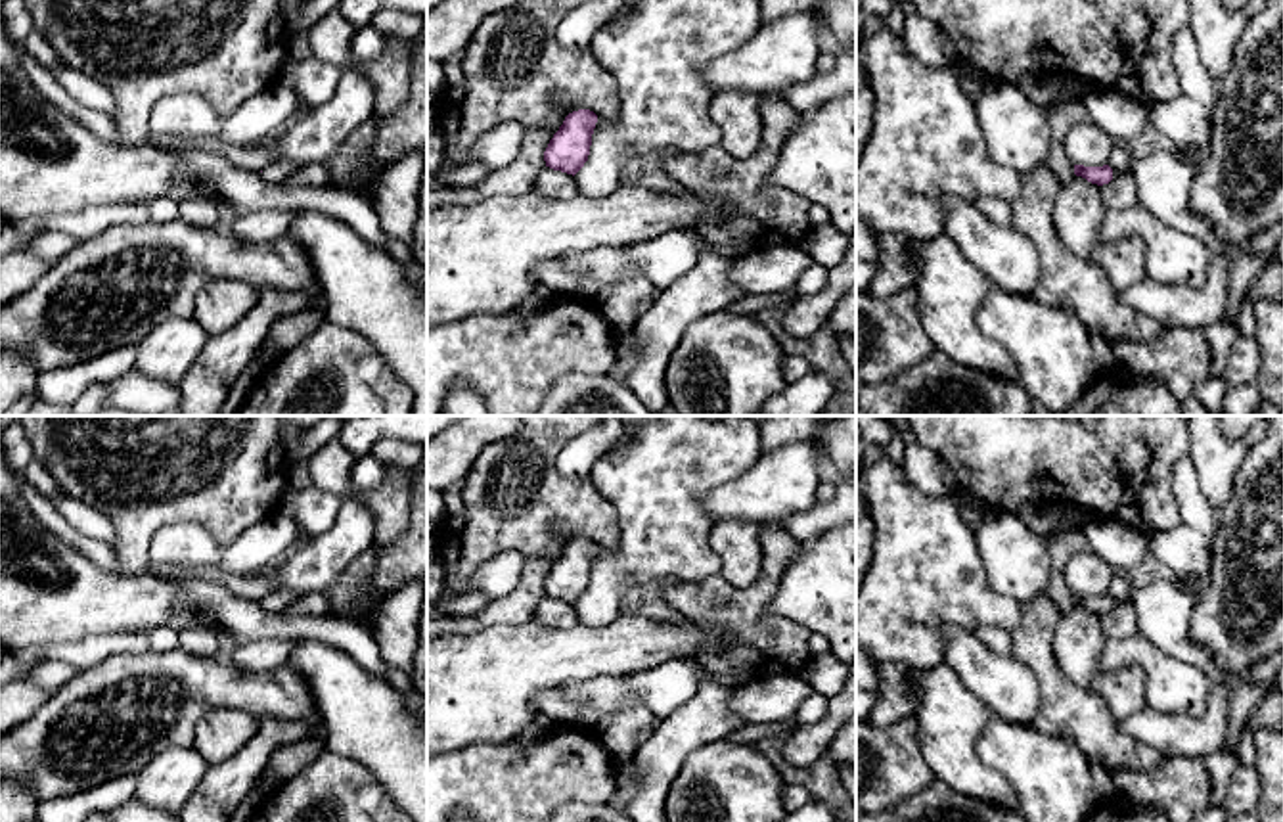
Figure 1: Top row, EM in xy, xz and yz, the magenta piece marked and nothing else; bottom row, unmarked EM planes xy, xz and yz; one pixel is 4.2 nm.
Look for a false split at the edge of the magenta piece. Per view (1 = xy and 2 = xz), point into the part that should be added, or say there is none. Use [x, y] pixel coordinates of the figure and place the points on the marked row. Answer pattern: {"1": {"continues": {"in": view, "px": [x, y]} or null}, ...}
{"1": {"continues": null}, "2": {"continues": null}}

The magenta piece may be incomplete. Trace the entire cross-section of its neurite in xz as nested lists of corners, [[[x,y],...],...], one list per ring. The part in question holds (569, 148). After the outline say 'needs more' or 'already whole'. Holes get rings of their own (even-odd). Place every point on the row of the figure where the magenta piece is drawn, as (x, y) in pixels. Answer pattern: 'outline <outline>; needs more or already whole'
outline [[[590,109],[569,113],[544,151],[546,167],[574,176],[588,161],[596,123]]]; already whole

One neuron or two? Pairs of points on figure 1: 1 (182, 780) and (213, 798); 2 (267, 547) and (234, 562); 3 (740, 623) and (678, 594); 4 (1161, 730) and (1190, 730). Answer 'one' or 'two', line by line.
1: two
2: one
3: one
4: one

